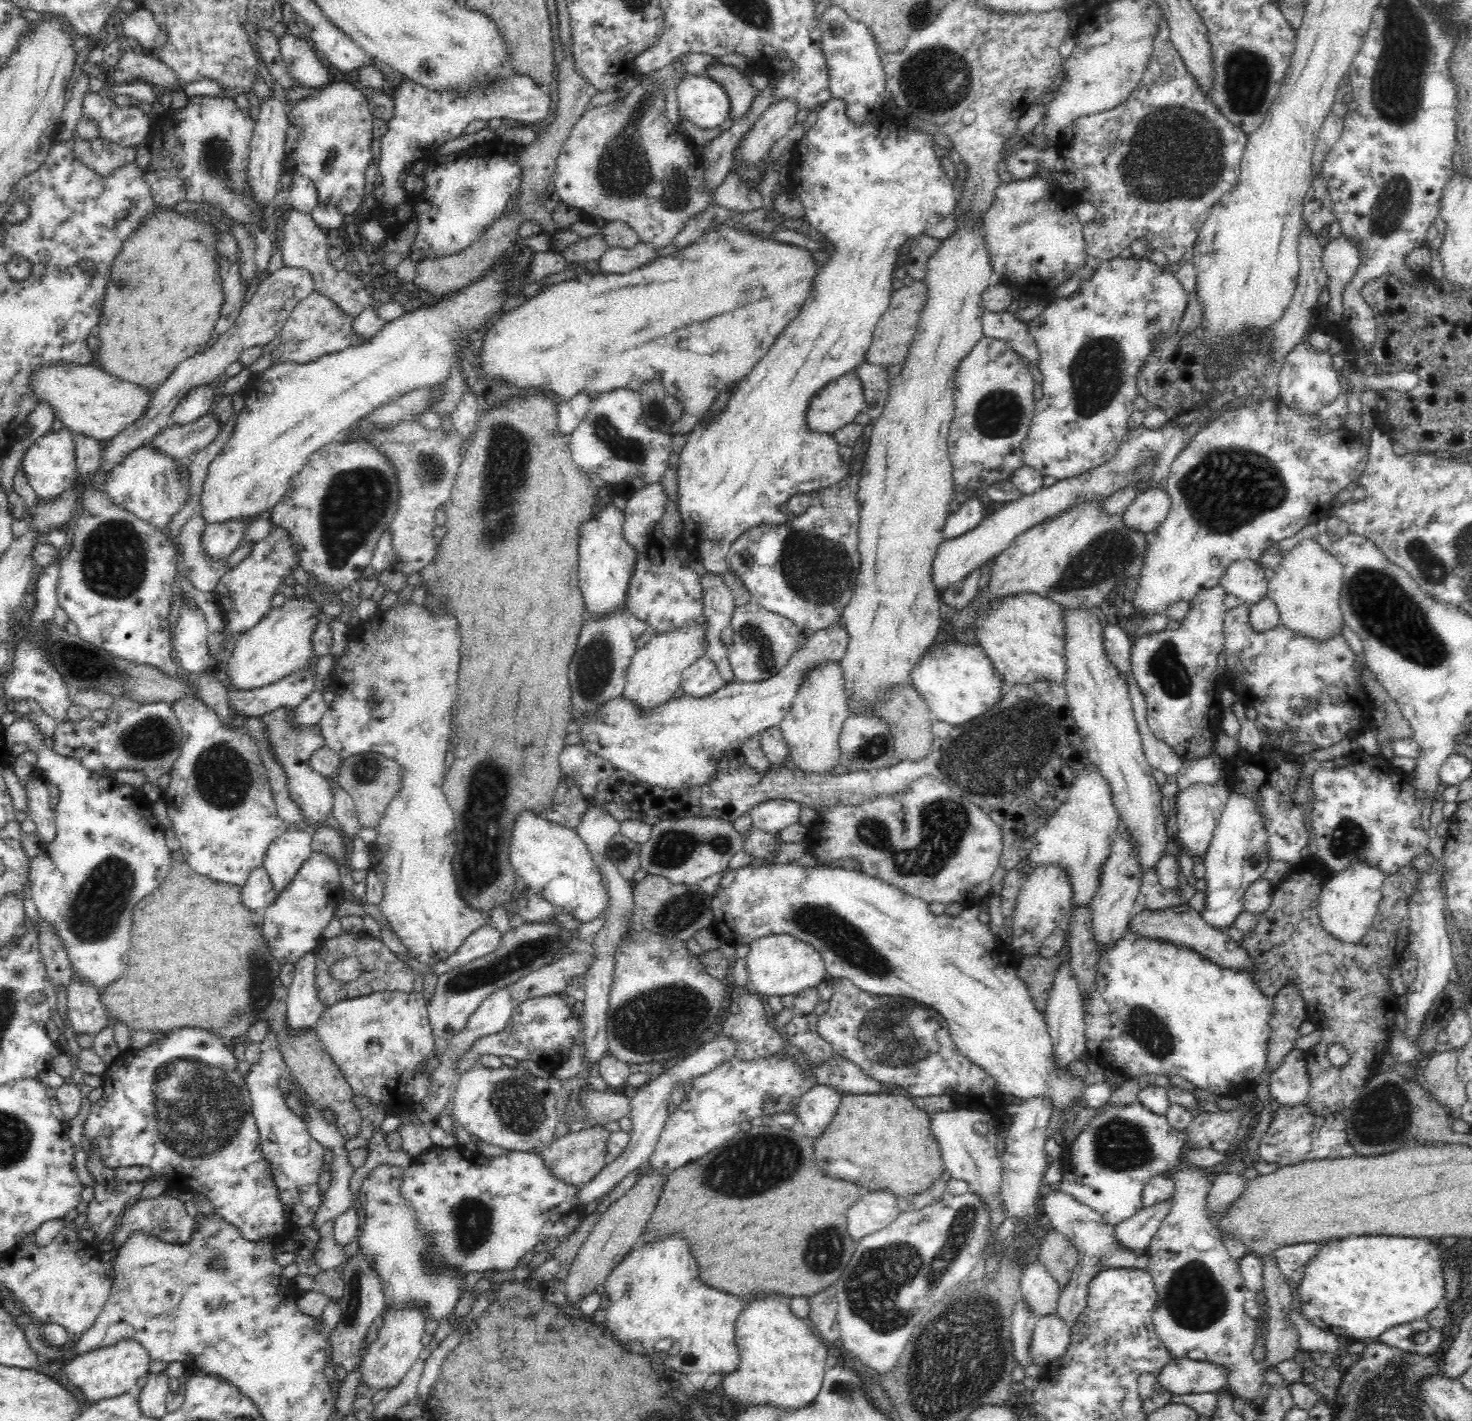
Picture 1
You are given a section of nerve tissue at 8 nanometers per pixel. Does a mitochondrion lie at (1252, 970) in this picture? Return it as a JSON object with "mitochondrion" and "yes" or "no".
{"mitochondrion":"no"}

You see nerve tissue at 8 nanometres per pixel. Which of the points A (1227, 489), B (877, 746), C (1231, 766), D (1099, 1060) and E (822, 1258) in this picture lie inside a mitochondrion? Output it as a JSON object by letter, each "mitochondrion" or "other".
{"A":"mitochondrion","B":"mitochondrion","C":"other","D":"other","E":"mitochondrion"}

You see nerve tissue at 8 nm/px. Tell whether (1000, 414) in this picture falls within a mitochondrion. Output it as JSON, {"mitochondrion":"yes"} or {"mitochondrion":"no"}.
{"mitochondrion":"yes"}

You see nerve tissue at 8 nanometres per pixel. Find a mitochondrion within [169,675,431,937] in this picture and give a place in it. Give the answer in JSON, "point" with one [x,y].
{"point":[223,778]}

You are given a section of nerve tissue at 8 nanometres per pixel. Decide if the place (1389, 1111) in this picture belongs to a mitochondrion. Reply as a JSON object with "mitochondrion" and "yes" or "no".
{"mitochondrion":"yes"}

